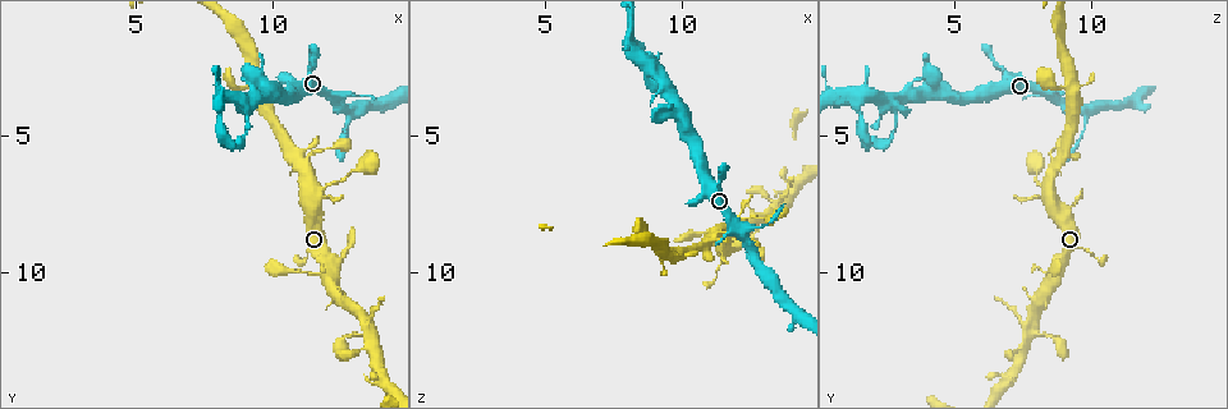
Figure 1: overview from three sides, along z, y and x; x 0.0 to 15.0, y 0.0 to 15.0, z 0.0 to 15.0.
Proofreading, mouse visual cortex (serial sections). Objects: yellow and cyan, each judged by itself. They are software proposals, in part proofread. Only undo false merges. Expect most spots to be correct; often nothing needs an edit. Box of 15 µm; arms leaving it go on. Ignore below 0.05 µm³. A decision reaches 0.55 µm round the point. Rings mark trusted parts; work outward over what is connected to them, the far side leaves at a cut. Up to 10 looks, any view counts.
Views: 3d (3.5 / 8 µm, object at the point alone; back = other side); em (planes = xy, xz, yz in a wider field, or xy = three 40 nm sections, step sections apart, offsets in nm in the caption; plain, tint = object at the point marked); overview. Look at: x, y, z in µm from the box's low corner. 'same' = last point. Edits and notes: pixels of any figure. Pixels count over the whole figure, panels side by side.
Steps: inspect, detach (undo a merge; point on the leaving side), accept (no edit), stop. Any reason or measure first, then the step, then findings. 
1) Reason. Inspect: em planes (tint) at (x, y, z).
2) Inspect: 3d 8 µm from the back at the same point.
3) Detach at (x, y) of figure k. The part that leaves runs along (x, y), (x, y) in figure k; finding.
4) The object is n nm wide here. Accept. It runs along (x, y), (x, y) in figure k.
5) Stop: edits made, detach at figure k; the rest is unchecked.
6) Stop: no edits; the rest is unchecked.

Abrupt turn. Inspect: 3d 8 µm at (8.8, 5.3, 2.5).

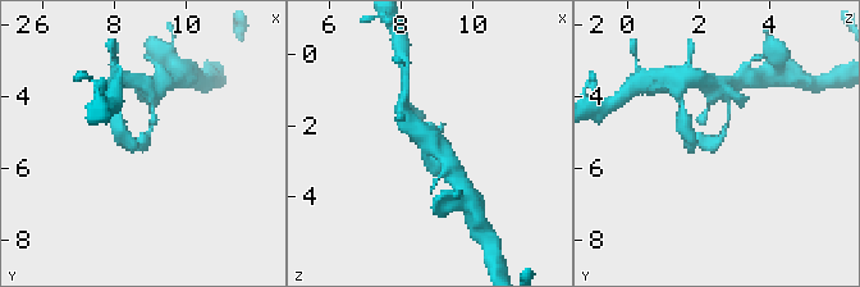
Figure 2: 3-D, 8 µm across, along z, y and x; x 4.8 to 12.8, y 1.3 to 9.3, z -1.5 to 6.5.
Shape alone is not enough. Inspect: em xy step 2 (tint) at (8.9, 5.3, 2.4).

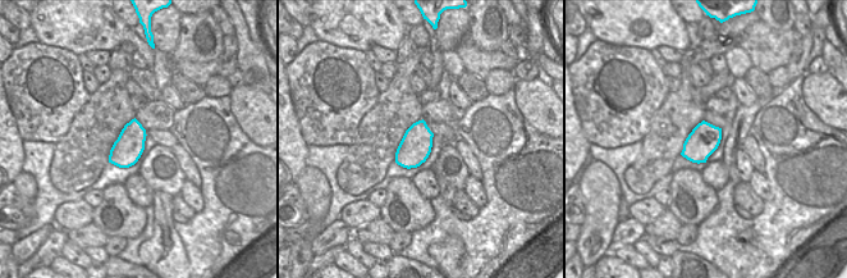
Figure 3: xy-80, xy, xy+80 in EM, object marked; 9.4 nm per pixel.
Accept. It runs along (730, 112), (718, 141), (696, 135) in figure 2; all the same cell.

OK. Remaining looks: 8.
Narrows sharply. Inspect: 3d 3.5 µm at (8.0, 3.6, 1.5).

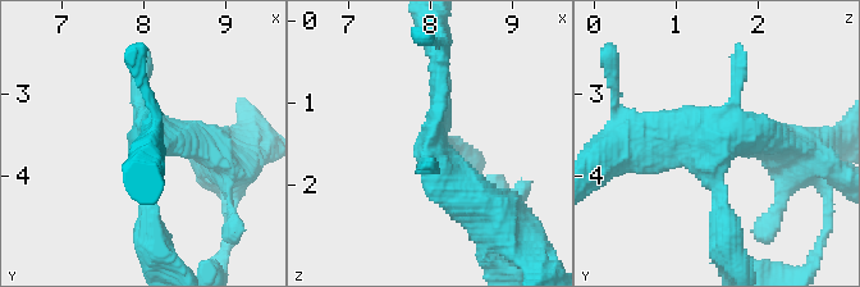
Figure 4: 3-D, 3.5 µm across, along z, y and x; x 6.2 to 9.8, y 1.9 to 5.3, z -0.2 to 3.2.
Shape alone is not enough. Inspect: em xy step 1 (tint) at (8.05, 3.55, 1.50).

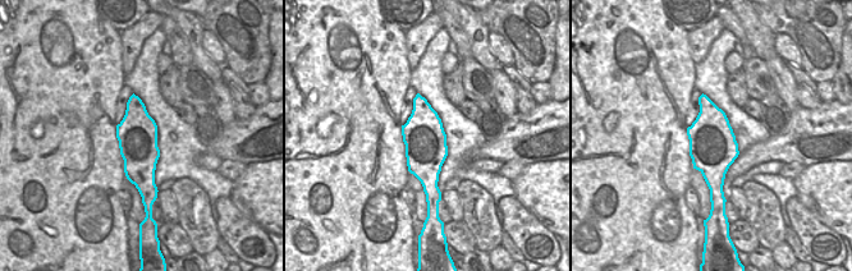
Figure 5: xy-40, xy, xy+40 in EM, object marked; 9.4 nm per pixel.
Accept. It runs along (492, 209), (433, 153), (440, 64) in figure 4; one cell here.

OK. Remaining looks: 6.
A fork. Inspect: 3d 3.5 µm at (11.6, 7.1, 8.5).

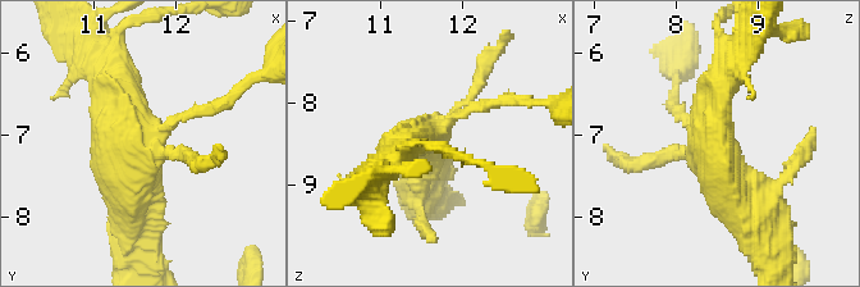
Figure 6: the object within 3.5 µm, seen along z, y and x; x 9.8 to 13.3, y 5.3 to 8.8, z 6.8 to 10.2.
Need the tissue. Inspect: em xy step 2 (tint) at (11.70, 7.10, 8.40).

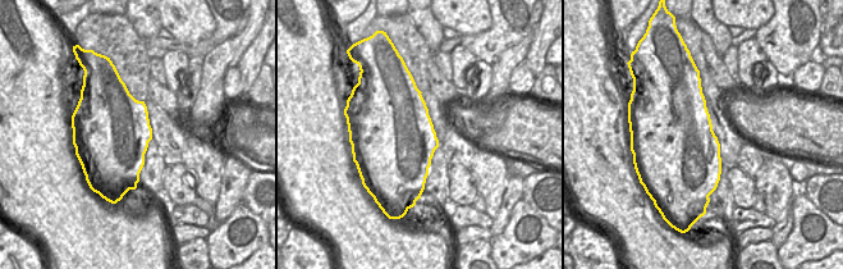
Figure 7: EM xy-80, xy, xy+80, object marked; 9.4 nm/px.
The object is 750 nm wide here. Accept. It runs along (755, 221), (713, 145), (730, 67) in figure 6; all the same cell.

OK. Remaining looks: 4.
A fork. Inspect: em xy step 2 (tint) at (13.5, 12.2, 7.8).

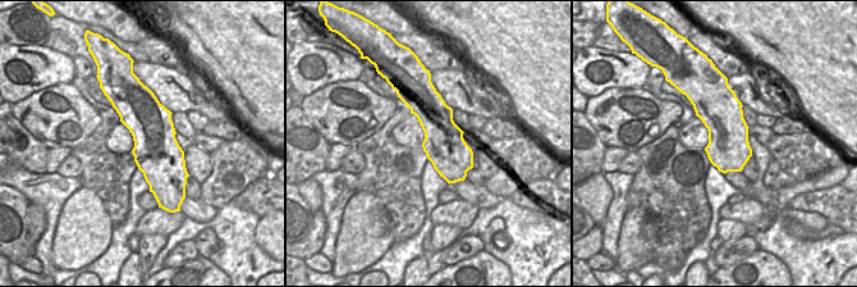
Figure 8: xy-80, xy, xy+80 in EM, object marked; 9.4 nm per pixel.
Inspect: 3d 3.5 µm at the same point.

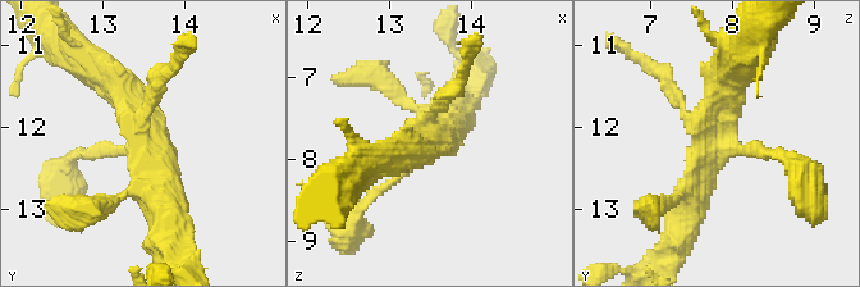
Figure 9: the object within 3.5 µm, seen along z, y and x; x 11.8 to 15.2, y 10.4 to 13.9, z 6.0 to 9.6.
Accept. It runs along (105, 77), (147, 121), (168, 215) in figure 9; continuous, no second cell.

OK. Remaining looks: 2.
Stop: no edits; the rest is unchecked.

